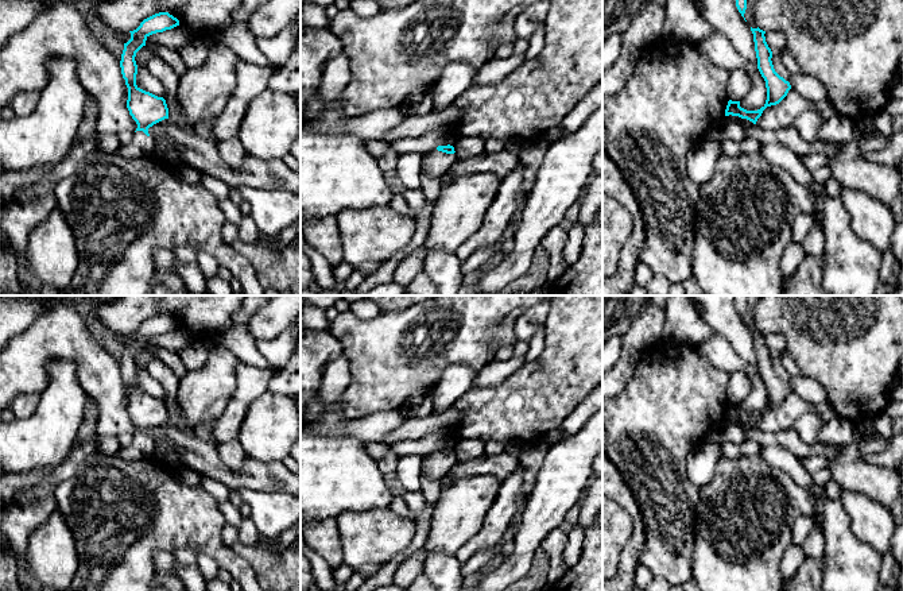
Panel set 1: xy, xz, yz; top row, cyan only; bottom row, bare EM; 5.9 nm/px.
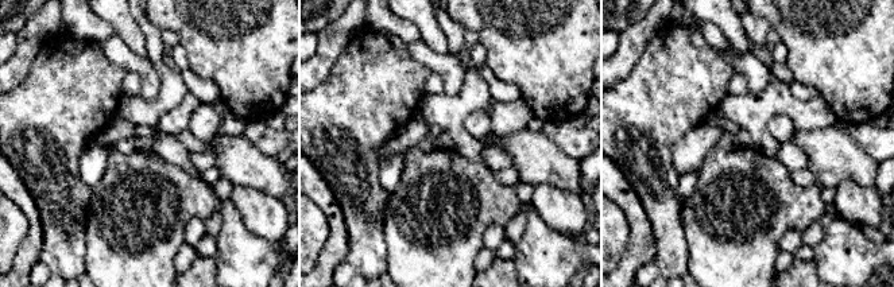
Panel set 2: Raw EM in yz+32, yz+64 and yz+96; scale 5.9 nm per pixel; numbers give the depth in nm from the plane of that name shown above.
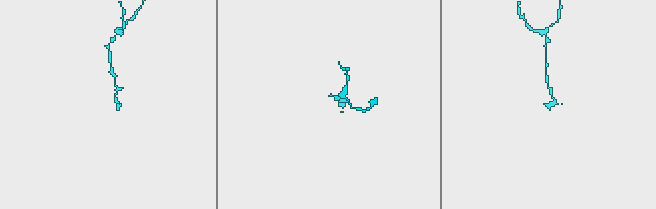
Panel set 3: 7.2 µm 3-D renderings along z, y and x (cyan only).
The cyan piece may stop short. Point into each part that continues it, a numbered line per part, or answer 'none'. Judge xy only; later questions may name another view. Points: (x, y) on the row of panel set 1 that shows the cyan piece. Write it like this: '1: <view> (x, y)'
1: xy (140, 145)

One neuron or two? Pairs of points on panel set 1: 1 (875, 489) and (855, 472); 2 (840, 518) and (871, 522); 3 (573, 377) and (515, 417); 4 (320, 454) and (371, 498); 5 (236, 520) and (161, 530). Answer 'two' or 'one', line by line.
1: one
2: two
3: one
4: one
5: two

